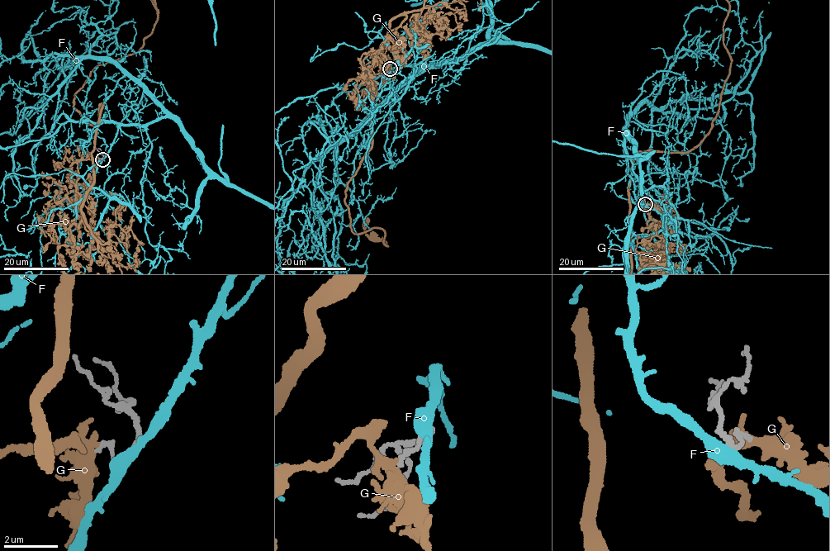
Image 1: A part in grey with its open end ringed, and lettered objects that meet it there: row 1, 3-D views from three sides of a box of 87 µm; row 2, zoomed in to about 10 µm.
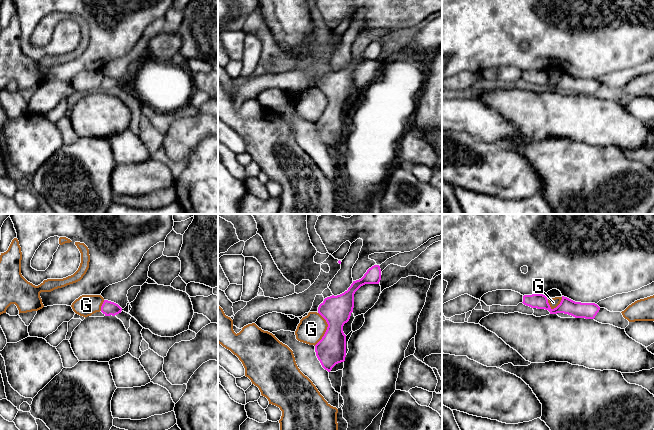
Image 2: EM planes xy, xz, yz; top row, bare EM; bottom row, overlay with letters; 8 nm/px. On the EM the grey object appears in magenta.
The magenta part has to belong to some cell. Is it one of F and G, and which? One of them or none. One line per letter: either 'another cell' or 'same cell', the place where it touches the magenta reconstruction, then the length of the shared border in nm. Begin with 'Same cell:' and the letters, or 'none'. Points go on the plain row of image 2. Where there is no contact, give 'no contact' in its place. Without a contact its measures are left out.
Same cell: none
F: another cell | no contact
G: another cell | xz (327, 105) | 280 nm

